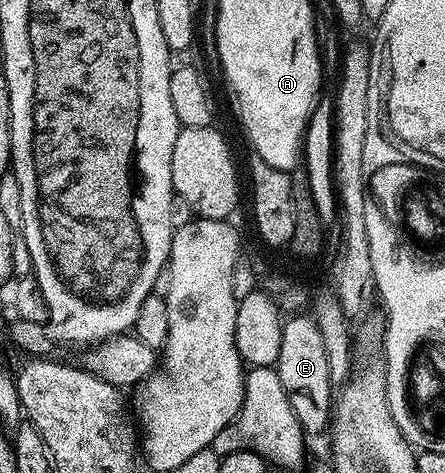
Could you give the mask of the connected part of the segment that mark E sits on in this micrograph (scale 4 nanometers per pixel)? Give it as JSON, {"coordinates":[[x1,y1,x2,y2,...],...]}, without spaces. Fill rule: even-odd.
{"coordinates":[[290,316,283,321,276,369,280,384,284,384,288,404,292,404,292,412,296,412,296,420,300,420,307,435,313,436,321,430,323,433,332,421,332,387,328,372,328,352,324,352,320,328,314,323,313,317,302,317]]}

